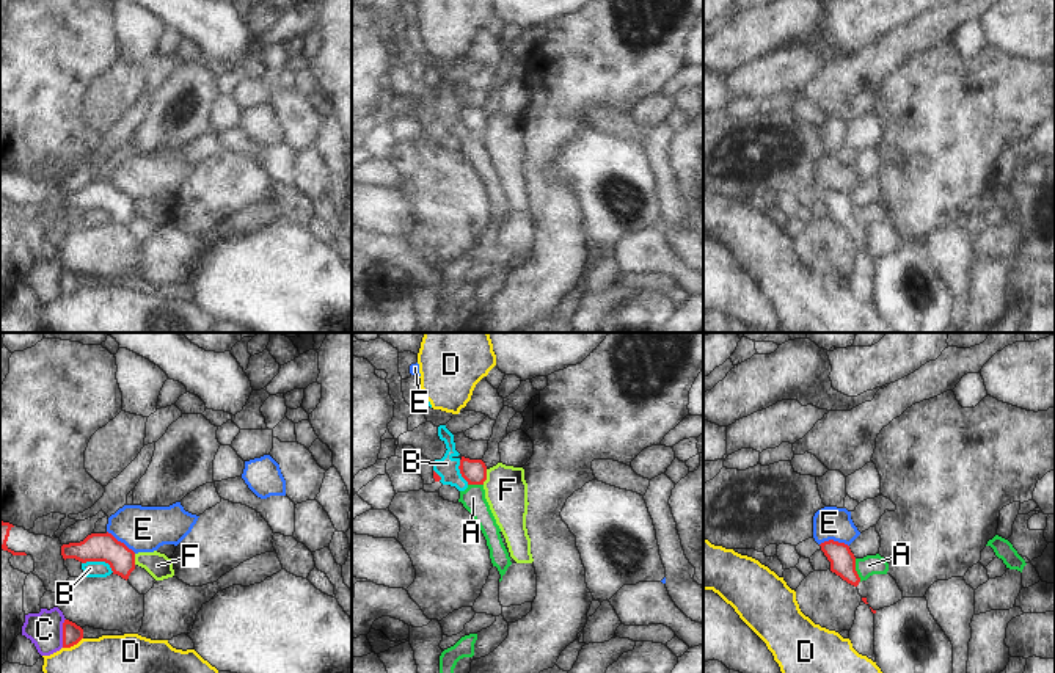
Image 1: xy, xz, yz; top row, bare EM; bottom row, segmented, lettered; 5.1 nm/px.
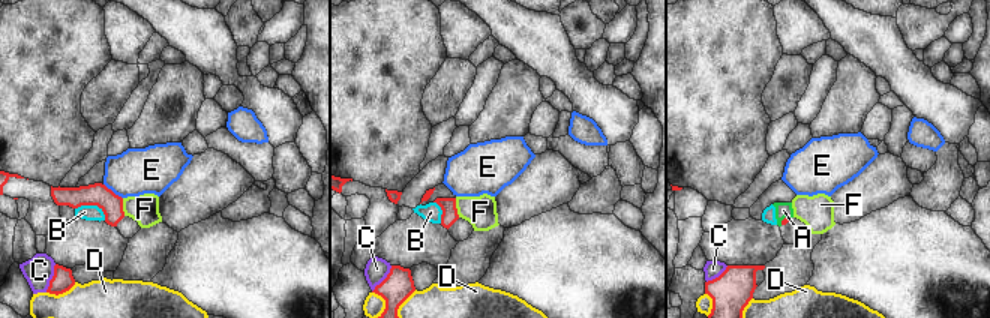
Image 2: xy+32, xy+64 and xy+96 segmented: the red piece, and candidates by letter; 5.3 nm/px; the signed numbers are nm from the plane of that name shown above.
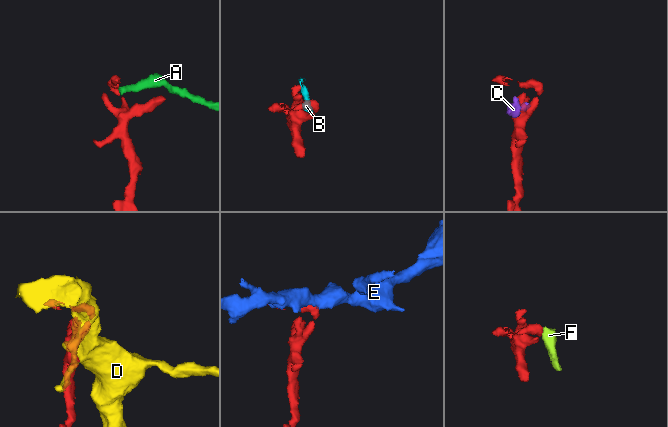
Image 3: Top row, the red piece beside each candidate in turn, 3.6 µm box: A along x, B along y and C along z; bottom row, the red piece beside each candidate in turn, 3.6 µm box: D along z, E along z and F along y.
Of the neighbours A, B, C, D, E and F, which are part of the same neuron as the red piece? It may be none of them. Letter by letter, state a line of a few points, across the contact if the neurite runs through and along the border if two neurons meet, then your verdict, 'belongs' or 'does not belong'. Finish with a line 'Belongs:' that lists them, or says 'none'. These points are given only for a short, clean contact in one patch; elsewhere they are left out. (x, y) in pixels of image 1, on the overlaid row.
A: line yz (854, 559), (854, 568), (861, 581); does not belong
B: line xy (82, 562), (105, 562), (113, 571); does not belong
C: does not belong
D: does not belong
E: line yz (820, 543), (837, 540), (848, 546); does not belong
F: line xz (487, 469), (487, 479), (482, 483); does not belong
Belongs: none

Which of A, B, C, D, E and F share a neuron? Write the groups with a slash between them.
A B D / C / E / F

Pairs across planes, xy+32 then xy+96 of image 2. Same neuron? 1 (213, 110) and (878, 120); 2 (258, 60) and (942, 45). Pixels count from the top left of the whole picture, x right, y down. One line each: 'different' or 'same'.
1: same
2: same

